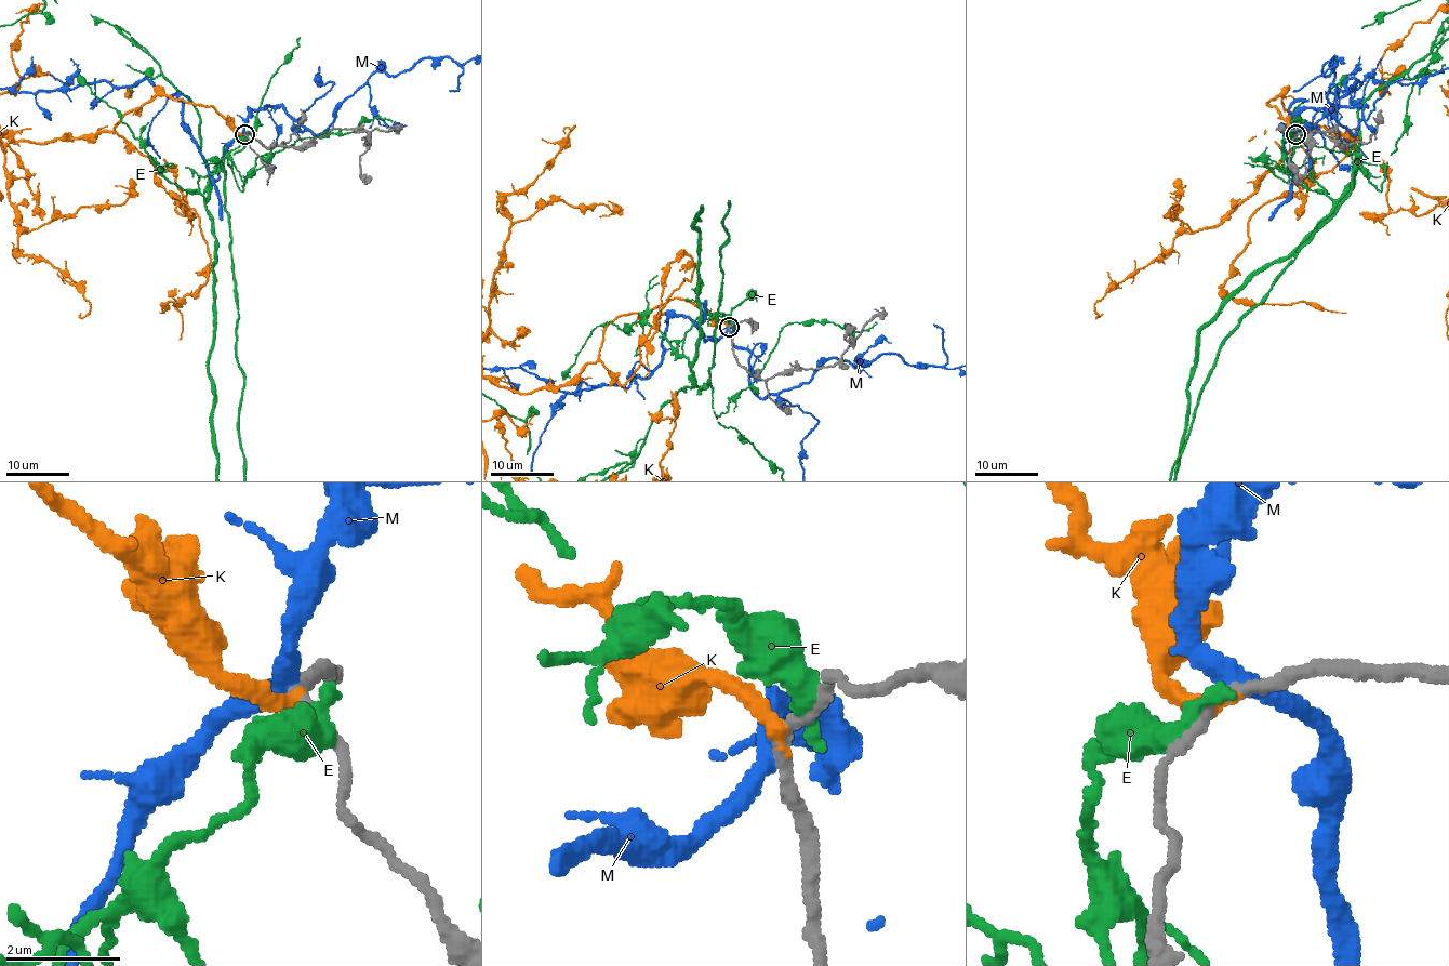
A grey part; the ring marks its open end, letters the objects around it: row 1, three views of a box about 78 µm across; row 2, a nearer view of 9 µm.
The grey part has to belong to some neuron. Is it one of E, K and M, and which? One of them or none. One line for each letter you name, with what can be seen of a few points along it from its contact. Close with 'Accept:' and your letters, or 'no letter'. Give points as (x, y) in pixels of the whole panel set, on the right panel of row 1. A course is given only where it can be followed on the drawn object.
Accept: K

